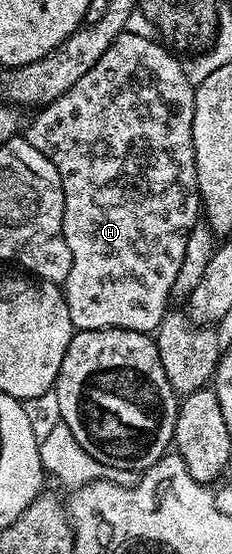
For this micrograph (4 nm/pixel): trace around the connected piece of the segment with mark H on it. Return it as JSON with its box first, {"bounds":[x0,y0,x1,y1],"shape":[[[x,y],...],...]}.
{"bounds":[25,31,201,333],"shape":[[[123,31],[120,36],[101,54],[97,66],[89,70],[61,98],[52,104],[45,104],[34,113],[31,125],[26,125],[25,139],[31,143],[53,166],[57,166],[57,174],[61,174],[63,183],[63,233],[69,246],[69,254],[73,254],[73,266],[69,266],[69,278],[65,281],[65,295],[69,306],[69,318],[77,330],[101,330],[102,328],[120,328],[134,332],[154,333],[169,311],[167,299],[172,299],[171,287],[177,278],[177,270],[181,270],[181,258],[185,258],[185,238],[189,238],[189,230],[200,223],[201,201],[197,186],[197,162],[193,150],[193,110],[195,109],[196,85],[189,75],[188,69],[174,56],[170,47],[164,46],[158,39],[142,37]]]}

